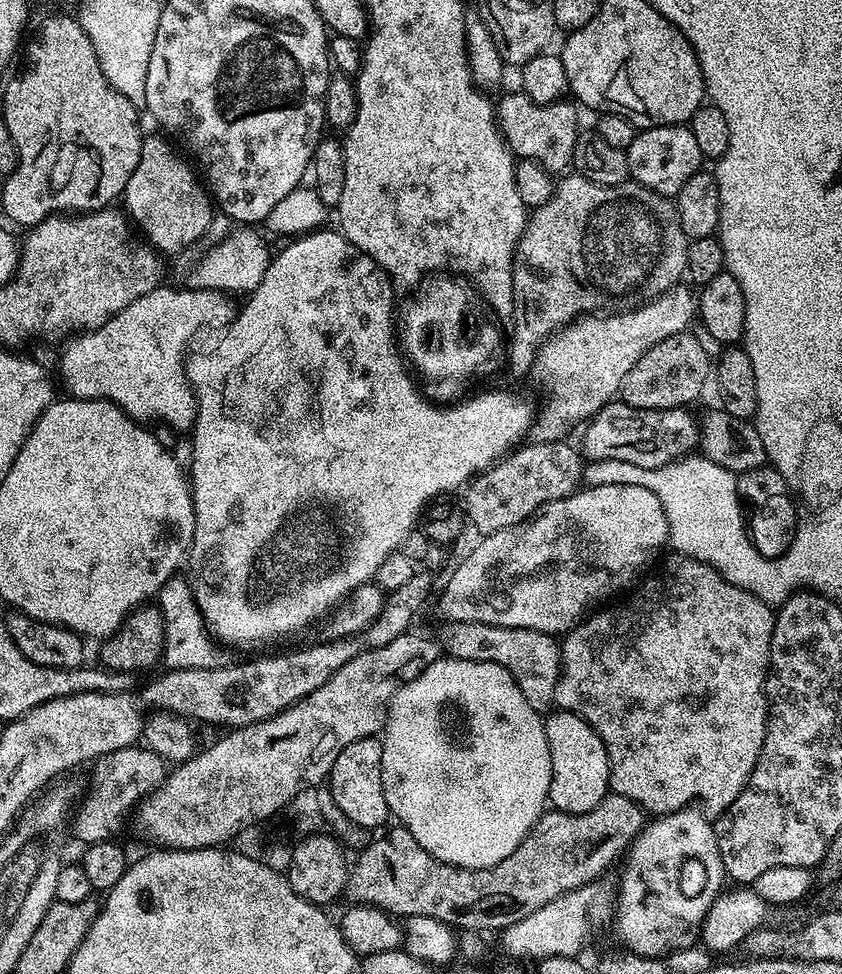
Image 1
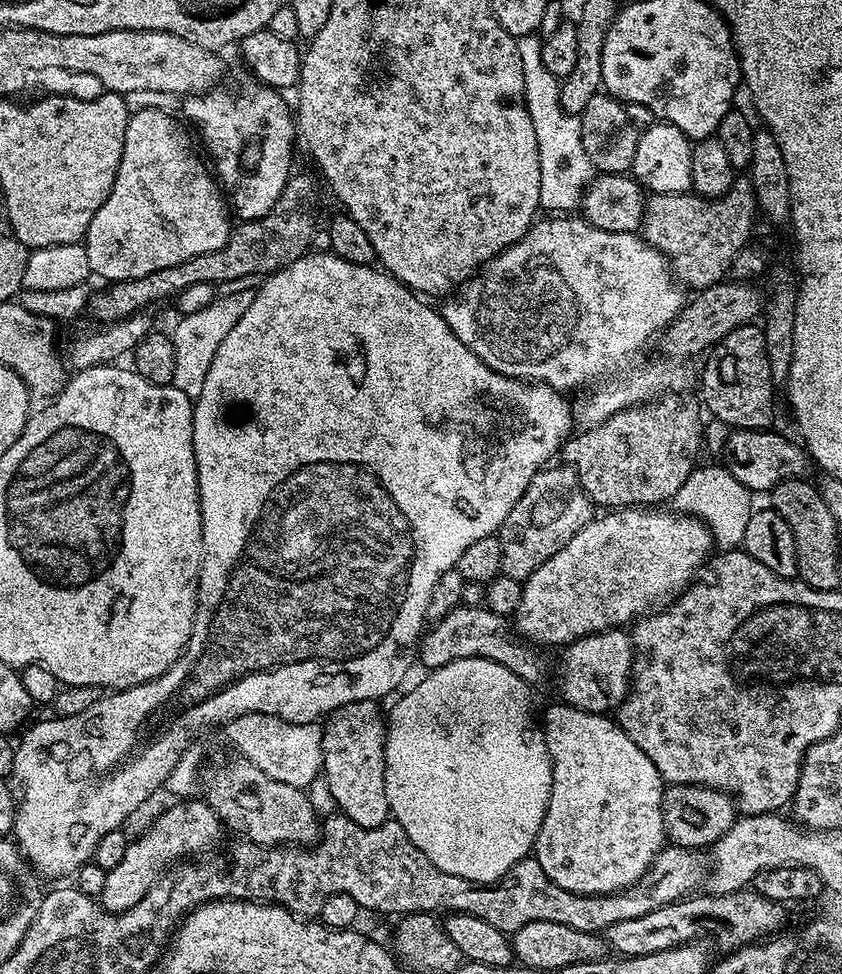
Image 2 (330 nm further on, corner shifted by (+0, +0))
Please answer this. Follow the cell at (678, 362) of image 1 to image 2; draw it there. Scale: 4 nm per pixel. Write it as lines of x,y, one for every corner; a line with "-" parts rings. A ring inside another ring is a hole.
668,395
622,410
606,418
606,422
585,427
580,430
584,432
577,431
564,441
563,463
576,472
582,490
593,505
600,507
601,504
604,510
663,505
663,500
671,501
675,498
678,490
682,490
682,482
686,482
686,478
690,478
690,474
698,467
696,455
704,440
704,428
700,425
701,409
698,404
696,409
692,400
679,400
676,396

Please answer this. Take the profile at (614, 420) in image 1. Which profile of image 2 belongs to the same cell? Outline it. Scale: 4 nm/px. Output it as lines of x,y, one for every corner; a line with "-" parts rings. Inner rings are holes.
738,428
727,434
729,436
726,472
741,489
747,490
749,488
752,492
768,494
772,488
786,479
803,477
808,464
810,468
810,457
807,451
801,450
799,447
796,449
790,442
792,440
779,431

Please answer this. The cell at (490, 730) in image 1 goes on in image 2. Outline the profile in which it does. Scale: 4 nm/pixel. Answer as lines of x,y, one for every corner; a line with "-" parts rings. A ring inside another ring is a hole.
466,658
455,660
441,668
431,669
421,684
416,684
392,708
392,716
386,720
384,738
384,777
386,778
386,798
391,819
400,823
402,830
446,874
458,874
458,878
472,880
476,884
492,884
503,878
519,860
525,859
533,851
536,835
544,821
548,809
548,799
552,793
552,755
544,741
544,733
532,721
532,696
530,686
518,674
493,660

